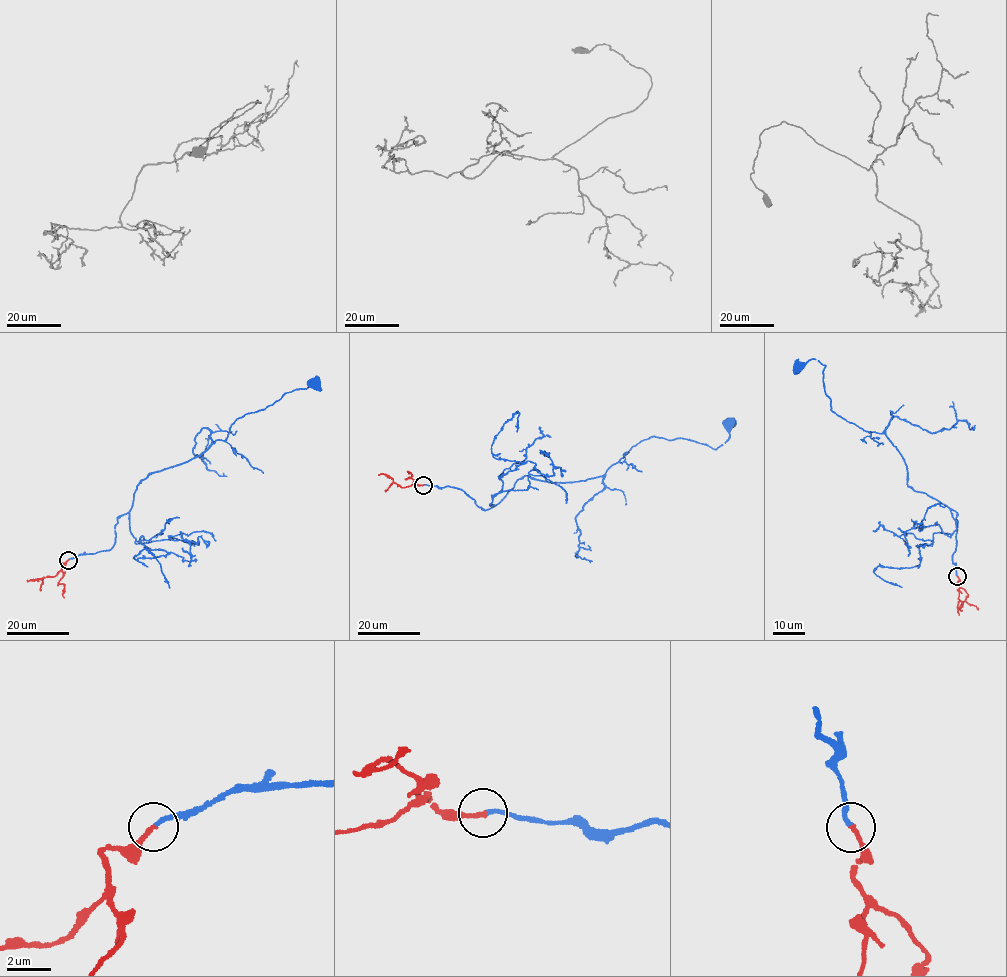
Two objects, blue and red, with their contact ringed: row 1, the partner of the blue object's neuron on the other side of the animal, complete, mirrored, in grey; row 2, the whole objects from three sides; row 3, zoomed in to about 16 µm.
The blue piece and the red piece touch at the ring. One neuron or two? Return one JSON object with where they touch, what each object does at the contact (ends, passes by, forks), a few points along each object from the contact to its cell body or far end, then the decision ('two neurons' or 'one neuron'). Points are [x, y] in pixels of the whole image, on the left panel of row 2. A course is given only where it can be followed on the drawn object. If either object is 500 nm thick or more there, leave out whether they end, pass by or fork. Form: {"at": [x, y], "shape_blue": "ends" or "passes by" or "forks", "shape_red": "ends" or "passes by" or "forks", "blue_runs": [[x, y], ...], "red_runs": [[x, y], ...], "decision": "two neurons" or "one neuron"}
{"at": [68, 560], "shape_blue": "ends", "shape_red": "ends", "blue_runs": [[67, 560], [113, 546], [117, 518], [129, 512], [143, 479], [225, 439], [237, 419], [314, 384]], "red_runs": [[67, 560], [54, 576], [27, 580]], "decision": "one neuron"}

